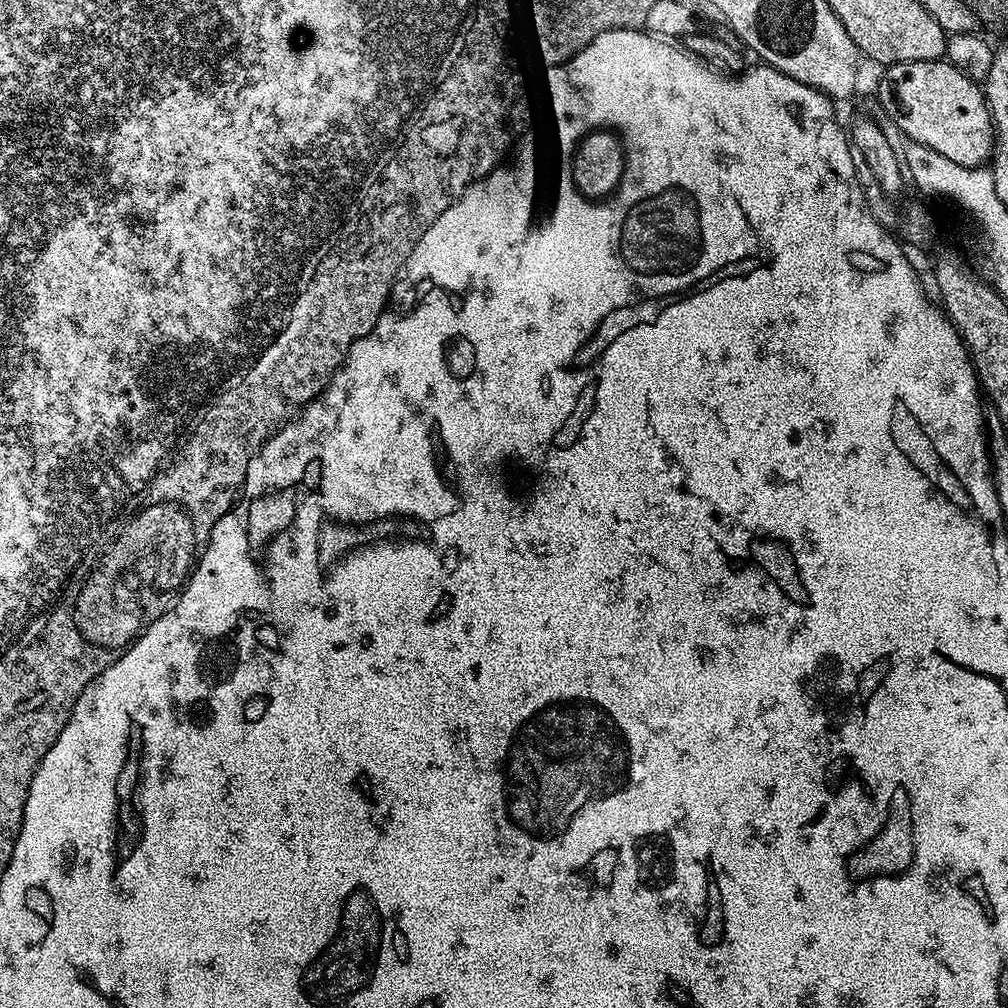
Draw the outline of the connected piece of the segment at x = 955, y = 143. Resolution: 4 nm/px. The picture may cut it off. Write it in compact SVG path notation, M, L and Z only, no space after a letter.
M941 58L932 61L906 61L901 64L889 64L883 69L884 77L880 80L880 108L886 115L892 119L892 124L913 144L924 144L932 152L942 154L942 158L950 158L950 162L958 162L958 166L966 166L967 168L978 168L987 165L992 159L994 151L994 129L992 127L992 115L988 109L988 102L984 98L981 85L977 81L972 80L962 70L954 67L947 59Z

